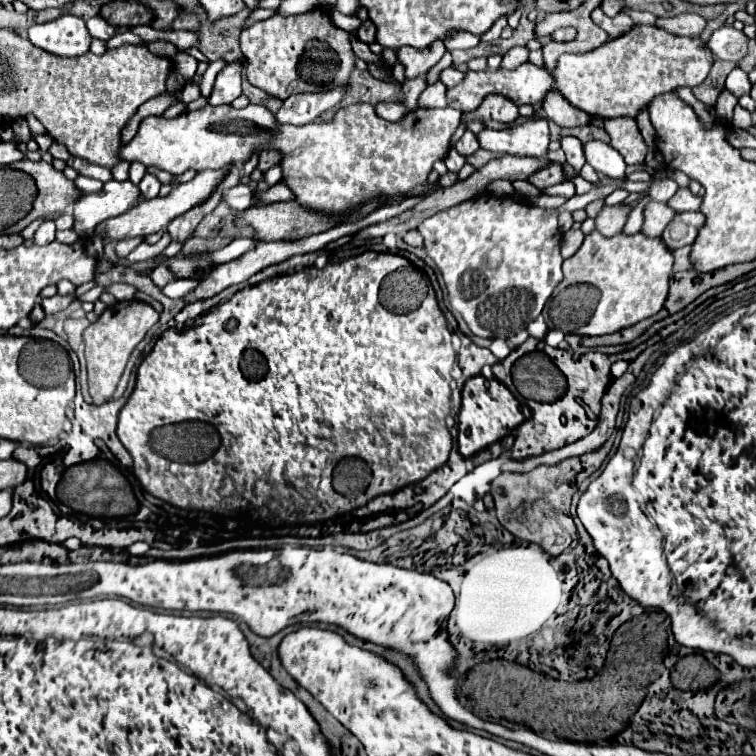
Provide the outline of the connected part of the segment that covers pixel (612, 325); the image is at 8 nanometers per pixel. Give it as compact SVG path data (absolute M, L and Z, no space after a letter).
M596 231L588 233L582 247L562 265L564 281L556 287L556 293L550 299L550 317L554 327L576 335L608 335L656 315L668 295L672 265L674 255L662 237L646 237L642 231L634 235L620 231L614 237L602 237L602 233Z

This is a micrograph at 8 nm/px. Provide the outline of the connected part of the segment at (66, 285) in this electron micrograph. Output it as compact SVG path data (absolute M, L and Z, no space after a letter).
M62 279L60 283L58 283L58 293L60 295L74 295L74 297L78 297L78 295L82 295L82 293L86 293L88 289L92 289L94 285L90 285L90 283L84 283L84 285L74 285L74 283L70 283L70 281L66 281L66 279Z

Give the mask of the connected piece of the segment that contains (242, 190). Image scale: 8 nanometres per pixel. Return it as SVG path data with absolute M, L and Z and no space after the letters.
M236 185L236 187L228 189L228 195L224 195L222 199L224 199L224 201L230 205L230 209L234 209L234 211L244 211L244 209L248 209L248 207L258 205L258 203L252 199L252 189L246 187L246 185Z

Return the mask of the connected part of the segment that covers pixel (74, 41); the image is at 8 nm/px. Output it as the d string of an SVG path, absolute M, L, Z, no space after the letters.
M62 15L54 21L32 25L28 29L28 39L32 45L62 57L84 55L90 49L90 33L86 29L84 19L74 15Z

